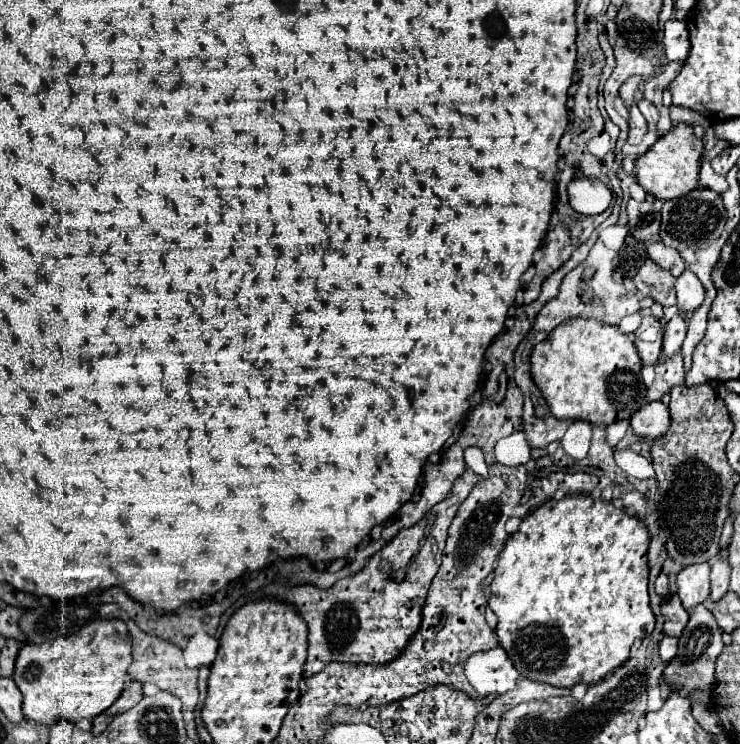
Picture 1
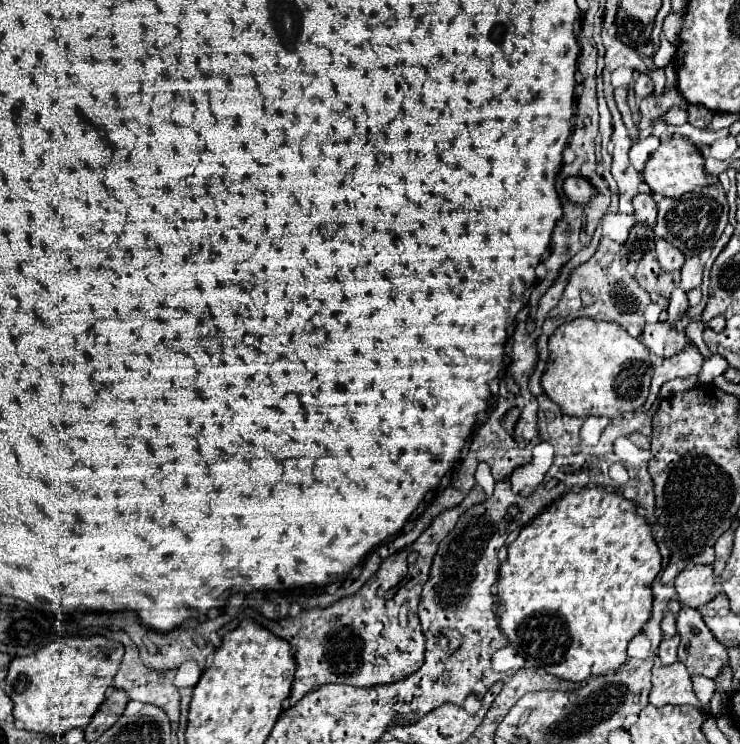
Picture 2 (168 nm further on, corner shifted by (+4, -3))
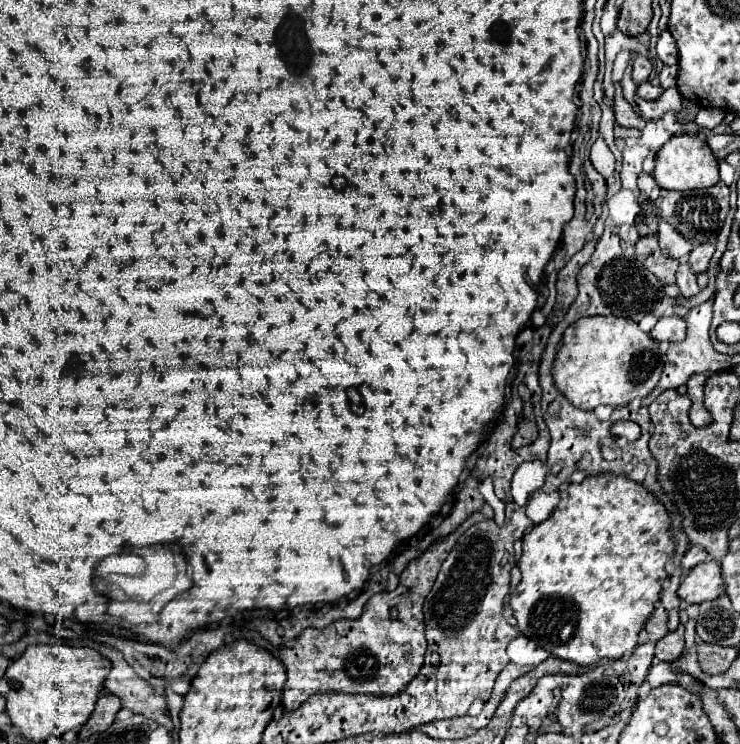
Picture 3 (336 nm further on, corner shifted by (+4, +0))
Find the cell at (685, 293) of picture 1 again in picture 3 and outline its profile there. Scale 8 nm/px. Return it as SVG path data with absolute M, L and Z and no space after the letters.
M699 244L691 254L689 254L689 262L691 262L691 270L695 270L695 274L703 274L707 272L707 266L709 266L709 260L715 252L715 244Z

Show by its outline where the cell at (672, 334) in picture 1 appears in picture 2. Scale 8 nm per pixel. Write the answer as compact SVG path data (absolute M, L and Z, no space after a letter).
M677 287L677 289L671 293L671 297L669 297L669 307L667 307L667 311L669 311L669 323L677 325L677 321L685 315L687 309L689 309L687 293Z

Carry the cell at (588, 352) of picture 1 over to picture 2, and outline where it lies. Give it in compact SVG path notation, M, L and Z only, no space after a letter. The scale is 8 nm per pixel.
M575 319L563 323L549 341L549 365L543 375L543 391L563 407L567 415L617 417L639 409L649 393L653 363L649 349L631 337L621 325Z

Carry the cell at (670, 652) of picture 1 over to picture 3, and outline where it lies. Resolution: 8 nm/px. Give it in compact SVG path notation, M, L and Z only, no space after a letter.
M683 624L677 626L677 630L673 632L667 632L665 638L661 638L657 642L657 648L655 648L655 656L659 660L677 660L683 652Z

